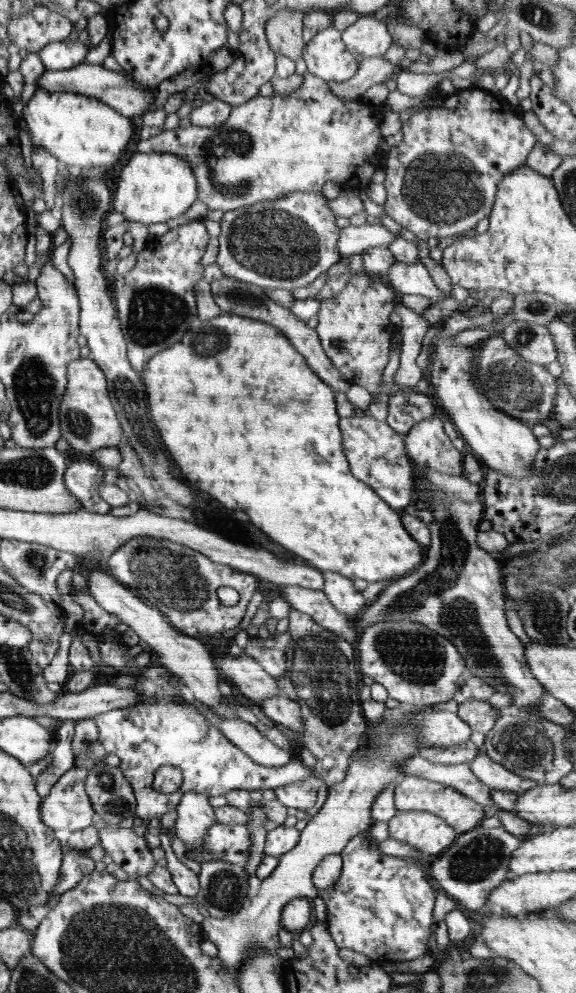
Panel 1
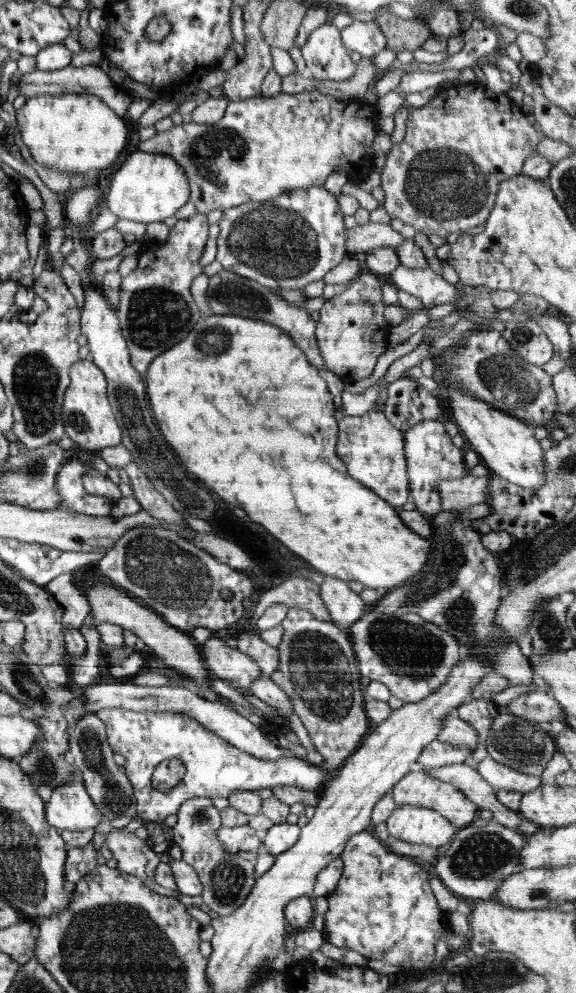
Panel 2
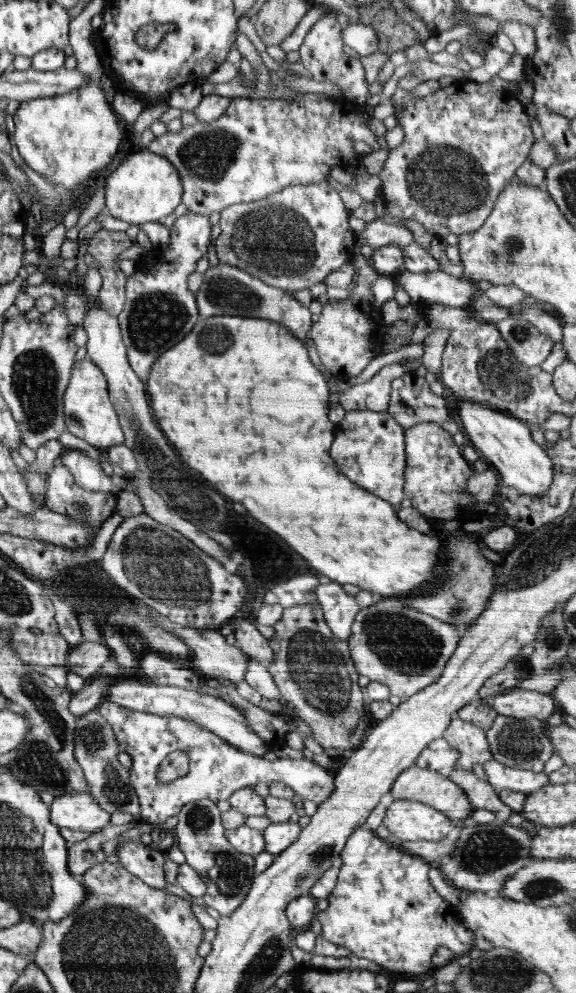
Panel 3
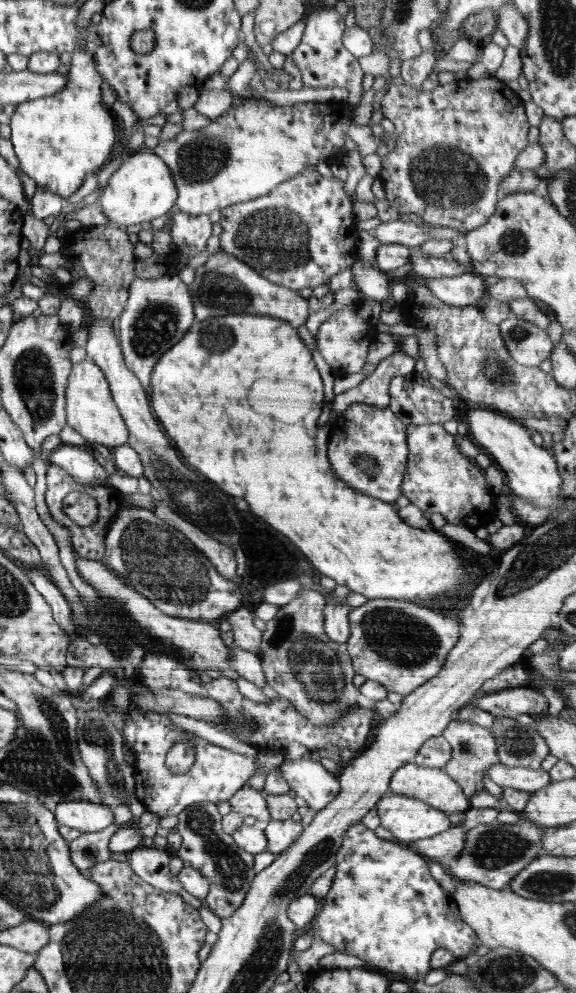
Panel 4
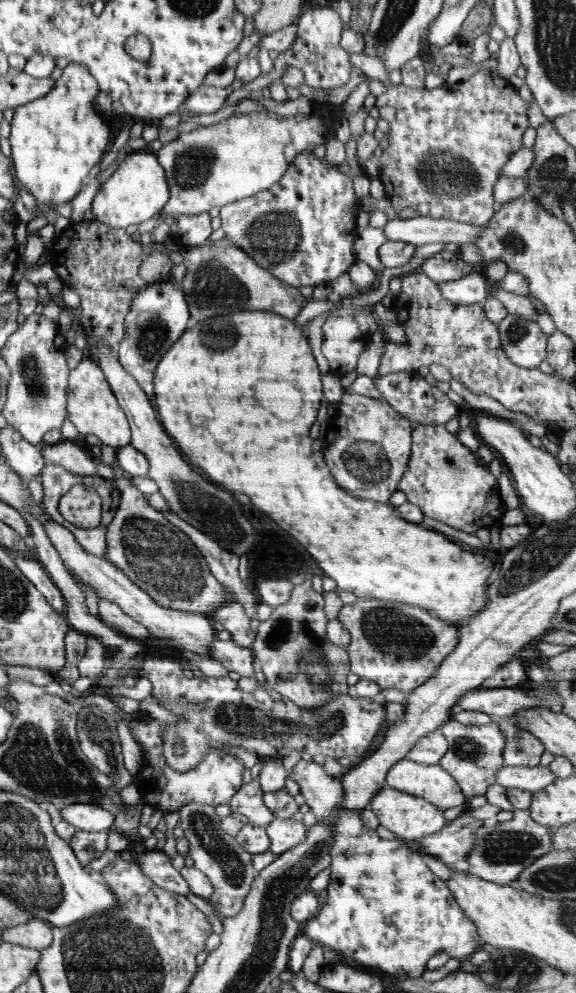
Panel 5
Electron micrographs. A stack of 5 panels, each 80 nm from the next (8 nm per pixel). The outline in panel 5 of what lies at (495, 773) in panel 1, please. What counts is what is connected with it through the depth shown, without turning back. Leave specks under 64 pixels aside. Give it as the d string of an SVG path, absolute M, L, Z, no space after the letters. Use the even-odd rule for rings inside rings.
M538 764L533 767L502 767L497 772L496 784L507 788L519 788L536 793L557 779L548 766Z

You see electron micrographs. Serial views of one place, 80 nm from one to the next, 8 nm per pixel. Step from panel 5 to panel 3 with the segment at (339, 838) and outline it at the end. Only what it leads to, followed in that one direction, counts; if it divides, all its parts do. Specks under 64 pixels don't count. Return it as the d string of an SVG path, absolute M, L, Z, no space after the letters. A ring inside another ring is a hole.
M104 701L97 710L111 724L119 749L132 757L129 769L131 785L139 798L140 821L154 826L164 823L170 816L177 816L185 804L208 798L215 803L229 800L237 791L252 787L259 782L270 784L283 782L306 800L312 800L320 806L335 791L335 775L313 760L296 758L296 754L282 751L276 761L268 761L240 750L228 744L208 729L196 722L182 717L148 714L139 710L128 709L116 702ZM175 750L183 750L189 756L189 771L182 777L169 783L163 783L157 772L160 763ZM362 826L354 830L354 832L347 838L346 845L341 853L341 867L340 874L338 874L338 882L334 891L328 896L328 907L326 910L319 912L316 915L317 920L321 925L321 935L332 944L337 944L341 948L347 948L351 954L354 954L360 958L367 958L376 962L380 966L391 972L401 972L406 974L422 974L428 972L434 968L432 964L432 956L434 956L435 950L439 946L444 946L451 950L456 956L461 954L468 954L468 952L474 947L474 934L468 930L465 924L459 919L457 908L451 907L450 904L446 904L444 898L440 898L440 894L435 892L432 884L429 880L429 871L431 866L424 862L421 857L410 855L406 852L402 852L396 847L392 847L387 841L378 838L371 829L366 826Z

